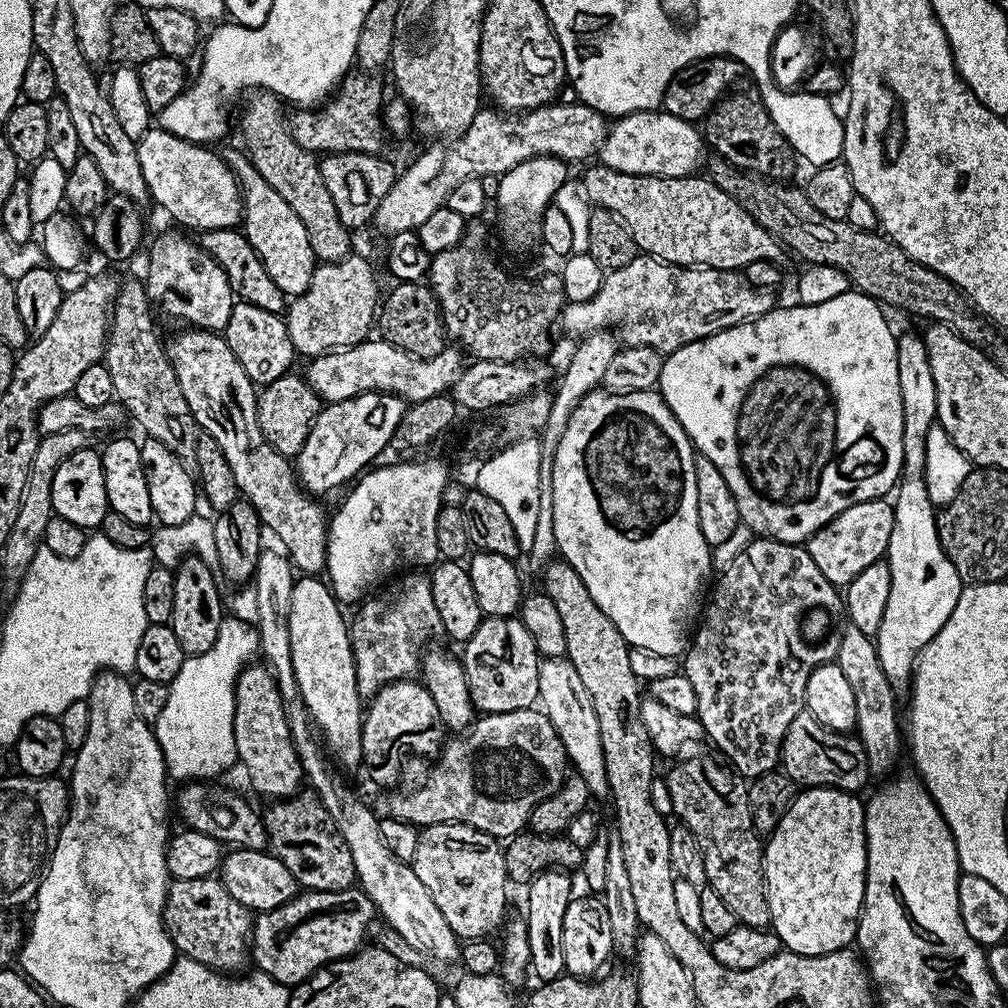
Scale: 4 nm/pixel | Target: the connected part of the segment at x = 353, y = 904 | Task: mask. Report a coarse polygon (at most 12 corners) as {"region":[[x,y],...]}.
{"region":[[356,886],[301,891],[253,919],[251,963],[295,986],[361,951]]}

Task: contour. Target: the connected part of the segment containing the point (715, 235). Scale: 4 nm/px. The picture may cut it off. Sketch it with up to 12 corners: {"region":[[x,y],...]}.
{"region":[[595,167],[595,207],[668,264],[742,270],[780,241],[710,178]]}

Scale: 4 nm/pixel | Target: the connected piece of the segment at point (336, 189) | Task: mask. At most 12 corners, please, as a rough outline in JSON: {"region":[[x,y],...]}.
{"region":[[370,152],[320,160],[338,218],[375,217],[398,168]]}

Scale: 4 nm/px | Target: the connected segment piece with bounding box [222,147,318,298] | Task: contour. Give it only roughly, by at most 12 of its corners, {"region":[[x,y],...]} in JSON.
{"region":[[223,149],[244,198],[244,237],[285,297],[318,263],[302,218],[247,151]]}

